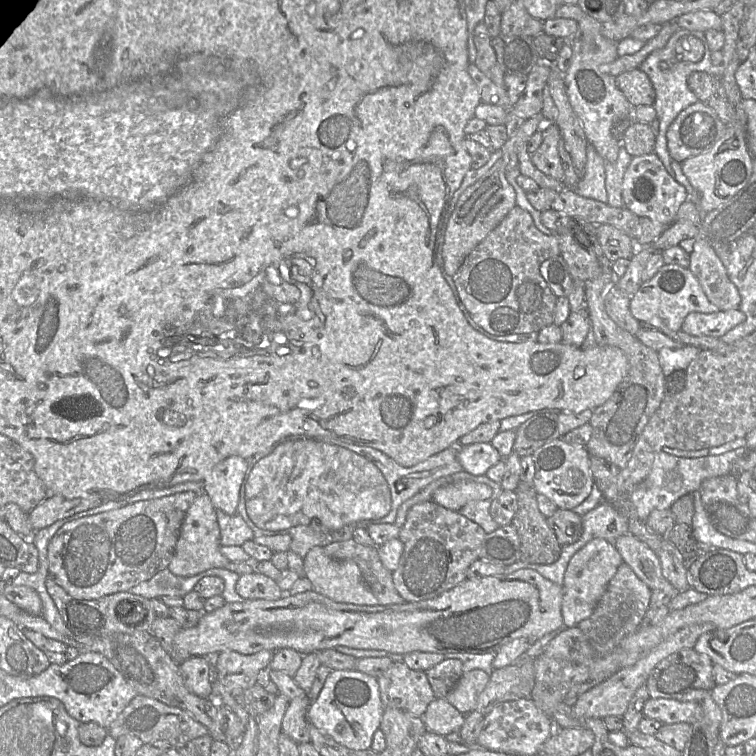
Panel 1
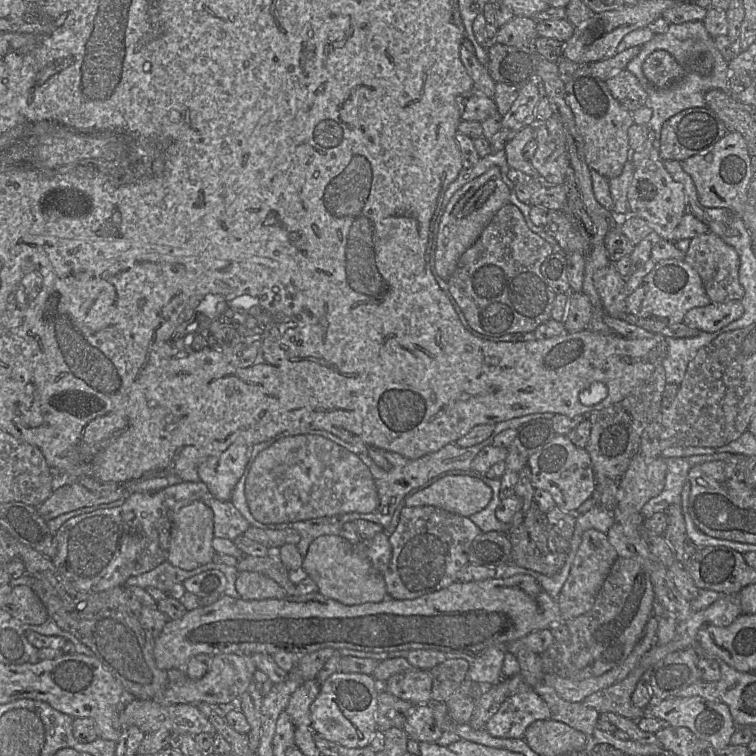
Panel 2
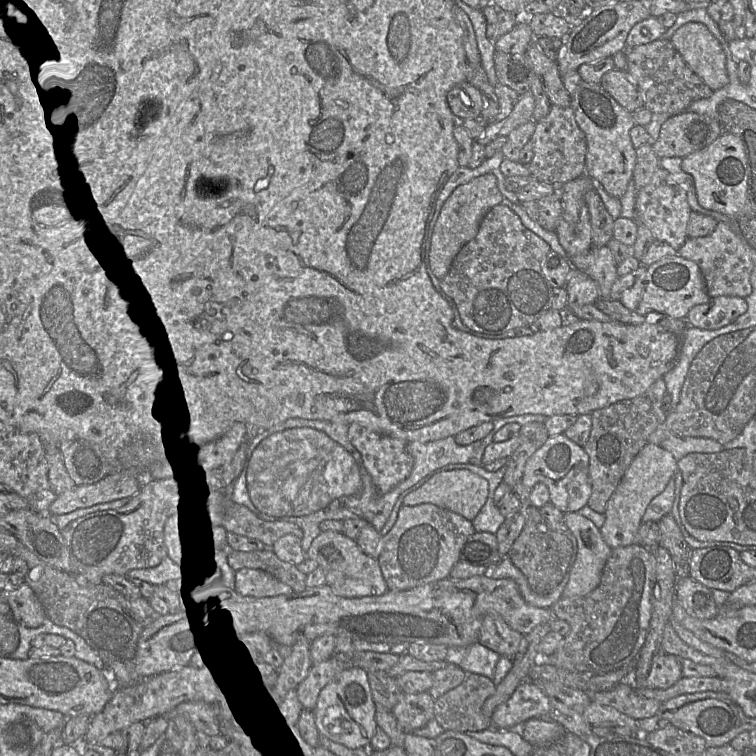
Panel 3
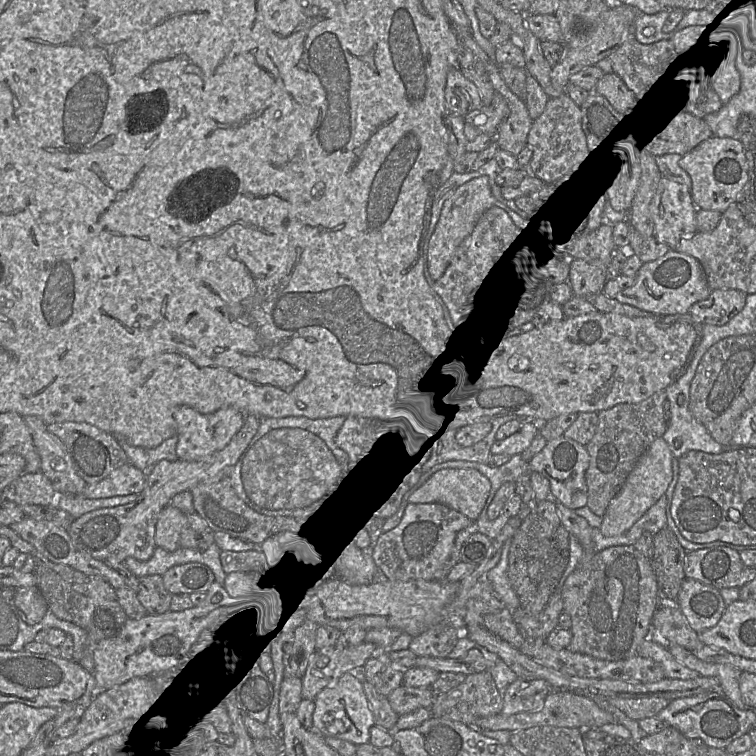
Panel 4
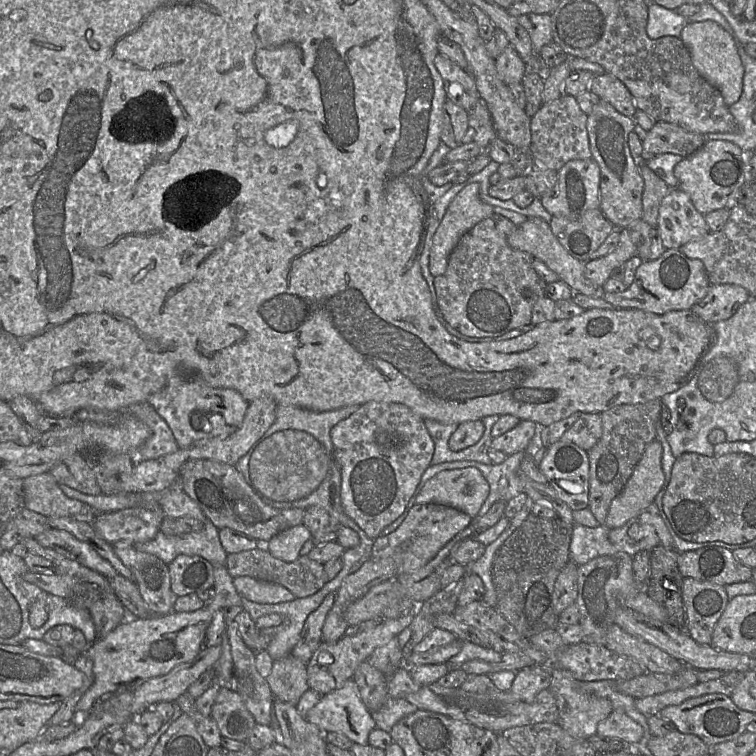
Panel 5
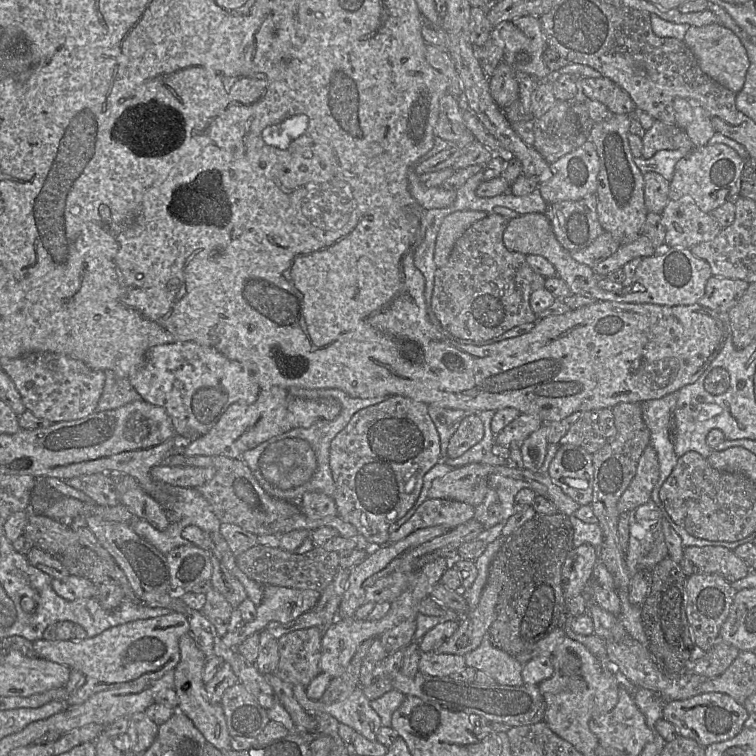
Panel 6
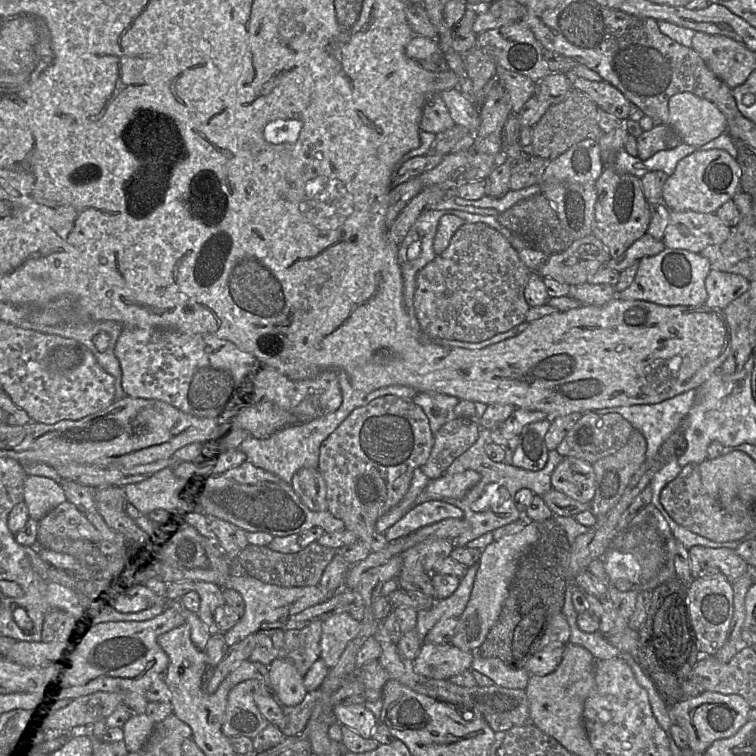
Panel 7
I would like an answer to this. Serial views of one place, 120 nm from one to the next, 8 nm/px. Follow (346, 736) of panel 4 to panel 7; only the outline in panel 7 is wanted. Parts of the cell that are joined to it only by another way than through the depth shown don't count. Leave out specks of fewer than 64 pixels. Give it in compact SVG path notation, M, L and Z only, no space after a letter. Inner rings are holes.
M276 658L268 666L271 691L282 706L300 704L307 691L301 676L290 660ZM363 704L338 705L334 707L333 714L339 724L351 728L365 739L372 737L372 732L379 723Z

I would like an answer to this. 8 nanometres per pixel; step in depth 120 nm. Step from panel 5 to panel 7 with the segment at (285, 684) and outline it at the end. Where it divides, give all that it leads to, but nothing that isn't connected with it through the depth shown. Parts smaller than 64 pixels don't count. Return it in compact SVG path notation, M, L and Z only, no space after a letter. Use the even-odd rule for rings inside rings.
M315 621L302 629L273 631L271 640L277 651L277 658L290 660L304 677L313 663L320 658L322 625L322 621Z

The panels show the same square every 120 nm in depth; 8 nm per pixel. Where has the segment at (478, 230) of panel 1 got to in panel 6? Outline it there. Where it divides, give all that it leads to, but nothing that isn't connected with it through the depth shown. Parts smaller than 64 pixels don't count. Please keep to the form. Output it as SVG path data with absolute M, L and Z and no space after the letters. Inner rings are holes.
M456 211L443 219L437 234L434 262L437 268L443 267L449 260L456 241L475 222L489 216L484 211Z

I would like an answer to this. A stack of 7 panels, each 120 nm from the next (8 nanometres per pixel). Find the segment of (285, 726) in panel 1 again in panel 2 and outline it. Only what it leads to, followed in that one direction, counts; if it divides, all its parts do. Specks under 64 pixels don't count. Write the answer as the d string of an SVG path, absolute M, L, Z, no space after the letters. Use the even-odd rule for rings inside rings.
M316 679L303 681L291 695L285 711L295 727L311 727L310 706L318 696L321 685Z

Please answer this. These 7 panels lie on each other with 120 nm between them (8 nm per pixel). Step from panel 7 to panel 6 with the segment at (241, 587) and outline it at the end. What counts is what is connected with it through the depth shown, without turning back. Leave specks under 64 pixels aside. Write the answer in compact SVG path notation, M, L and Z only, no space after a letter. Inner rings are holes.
M264 585L255 618L234 632L227 632L221 637L221 642L228 648L237 648L247 637L264 630L270 622L286 624L312 610L319 597L319 591Z

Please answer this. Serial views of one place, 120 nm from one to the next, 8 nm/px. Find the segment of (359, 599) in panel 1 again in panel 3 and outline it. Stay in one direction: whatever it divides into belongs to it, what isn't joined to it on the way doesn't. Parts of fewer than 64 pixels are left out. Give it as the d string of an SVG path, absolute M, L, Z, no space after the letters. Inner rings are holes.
M321 531L306 552L306 557L315 560L326 575L326 584L334 594L344 598L380 596L389 589L377 559L362 552L356 540L337 531Z

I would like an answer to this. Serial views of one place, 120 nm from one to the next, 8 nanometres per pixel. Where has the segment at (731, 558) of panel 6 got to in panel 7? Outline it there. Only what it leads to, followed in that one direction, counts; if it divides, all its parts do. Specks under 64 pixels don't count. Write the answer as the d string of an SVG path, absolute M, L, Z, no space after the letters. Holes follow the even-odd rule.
M693 546L688 550L692 578L706 573L722 573L732 584L751 567L734 549Z

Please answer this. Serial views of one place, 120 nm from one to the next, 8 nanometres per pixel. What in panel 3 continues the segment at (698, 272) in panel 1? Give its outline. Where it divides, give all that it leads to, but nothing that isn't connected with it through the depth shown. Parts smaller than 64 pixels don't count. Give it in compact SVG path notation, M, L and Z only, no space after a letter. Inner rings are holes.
M719 221L710 235L687 238L678 250L678 255L699 266L706 291L711 298L716 296L745 298L752 292L750 276L753 271L753 262L747 250L747 244L743 236L737 235L728 223Z

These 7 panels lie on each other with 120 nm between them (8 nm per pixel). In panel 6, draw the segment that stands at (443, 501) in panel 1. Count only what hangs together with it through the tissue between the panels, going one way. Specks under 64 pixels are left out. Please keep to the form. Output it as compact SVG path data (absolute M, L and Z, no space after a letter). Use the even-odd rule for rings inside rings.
M472 463L453 469L435 478L429 488L428 499L448 499L469 504L481 504L488 491L493 466Z

